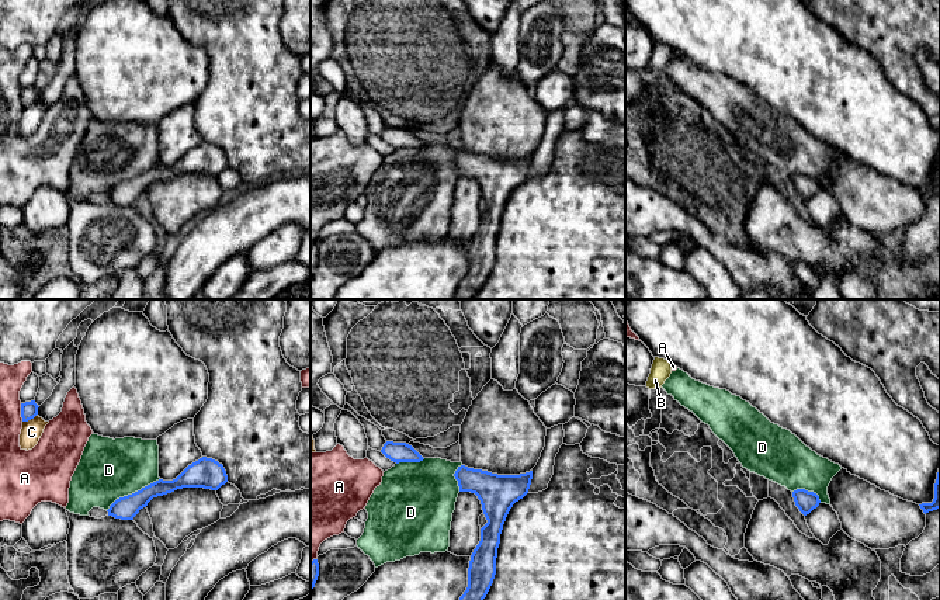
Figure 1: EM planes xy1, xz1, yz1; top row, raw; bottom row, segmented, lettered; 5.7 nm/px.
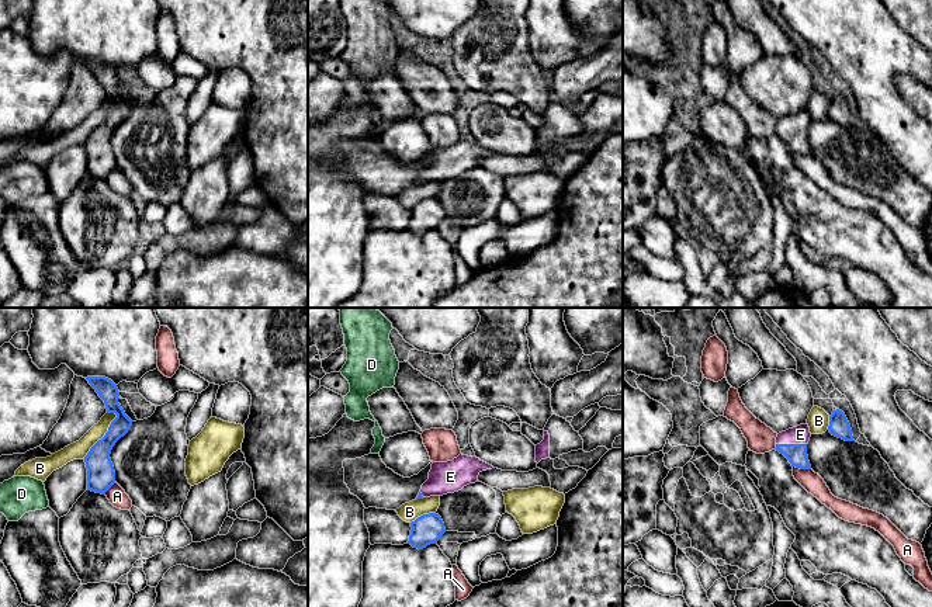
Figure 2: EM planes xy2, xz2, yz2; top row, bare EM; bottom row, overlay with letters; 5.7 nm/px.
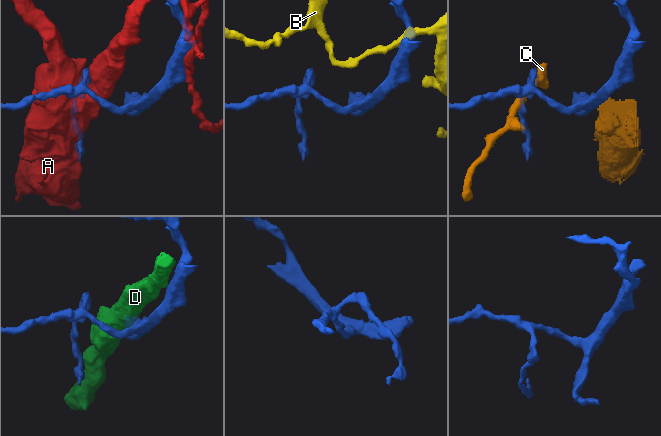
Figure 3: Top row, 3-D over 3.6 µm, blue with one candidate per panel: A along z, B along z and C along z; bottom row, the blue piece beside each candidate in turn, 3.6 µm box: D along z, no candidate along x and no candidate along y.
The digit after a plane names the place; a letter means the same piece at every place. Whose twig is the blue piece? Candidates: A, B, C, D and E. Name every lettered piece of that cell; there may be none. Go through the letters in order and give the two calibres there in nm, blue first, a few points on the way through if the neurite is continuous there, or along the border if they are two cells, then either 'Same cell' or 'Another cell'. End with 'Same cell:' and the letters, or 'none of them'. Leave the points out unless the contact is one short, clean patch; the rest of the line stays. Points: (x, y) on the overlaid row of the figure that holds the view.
A: Thickness 100 nm (blue) against 180 nm. Another cell
B: Thickness 160 nm (blue) against 100 nm. Boundary: xy2 (114, 412), (115, 418), (108, 430), (83, 458). Another cell
C: Thickness 100 nm (blue) against 120 nm. Another cell
D: Thickness 140 nm (blue) against 340 nm. Another cell
E: Thickness 120 nm (blue) against 110 nm. Same cell
Same cell: E

